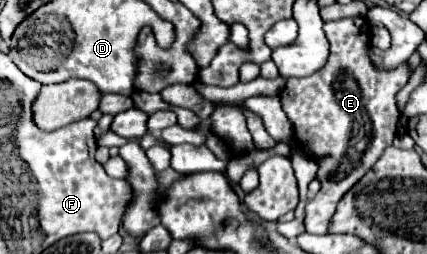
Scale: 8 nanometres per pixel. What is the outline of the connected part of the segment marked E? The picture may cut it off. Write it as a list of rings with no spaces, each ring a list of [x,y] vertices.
[[[362,16],[325,22],[323,31],[331,44],[327,66],[323,66],[321,70],[317,70],[307,78],[293,78],[291,82],[285,84],[285,88],[279,94],[281,106],[289,122],[293,124],[293,138],[297,146],[309,150],[311,158],[319,166],[317,180],[321,182],[321,190],[313,198],[309,198],[305,206],[305,230],[309,234],[327,234],[329,218],[333,216],[339,198],[379,160],[383,150],[393,144],[393,138],[397,134],[399,110],[395,106],[393,96],[407,84],[411,76],[411,66],[409,62],[403,62],[393,70],[377,70],[377,66],[373,66],[369,58],[369,24],[367,23],[367,19]]]

